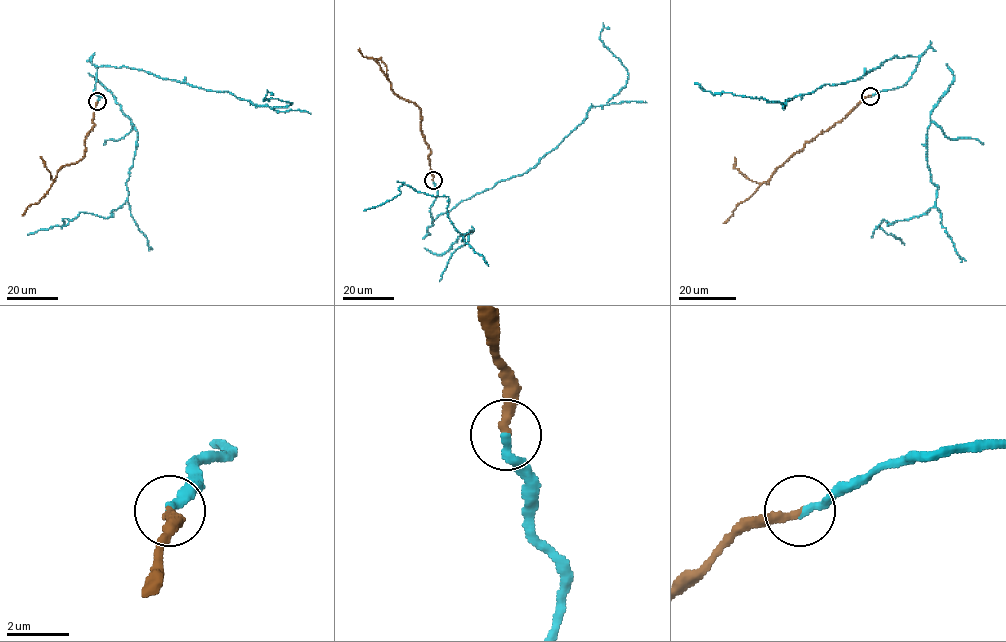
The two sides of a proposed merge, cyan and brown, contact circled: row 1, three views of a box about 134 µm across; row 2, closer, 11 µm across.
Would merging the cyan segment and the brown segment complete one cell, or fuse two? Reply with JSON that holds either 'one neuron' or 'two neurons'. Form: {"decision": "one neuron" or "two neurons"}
{"decision": "one neuron"}

